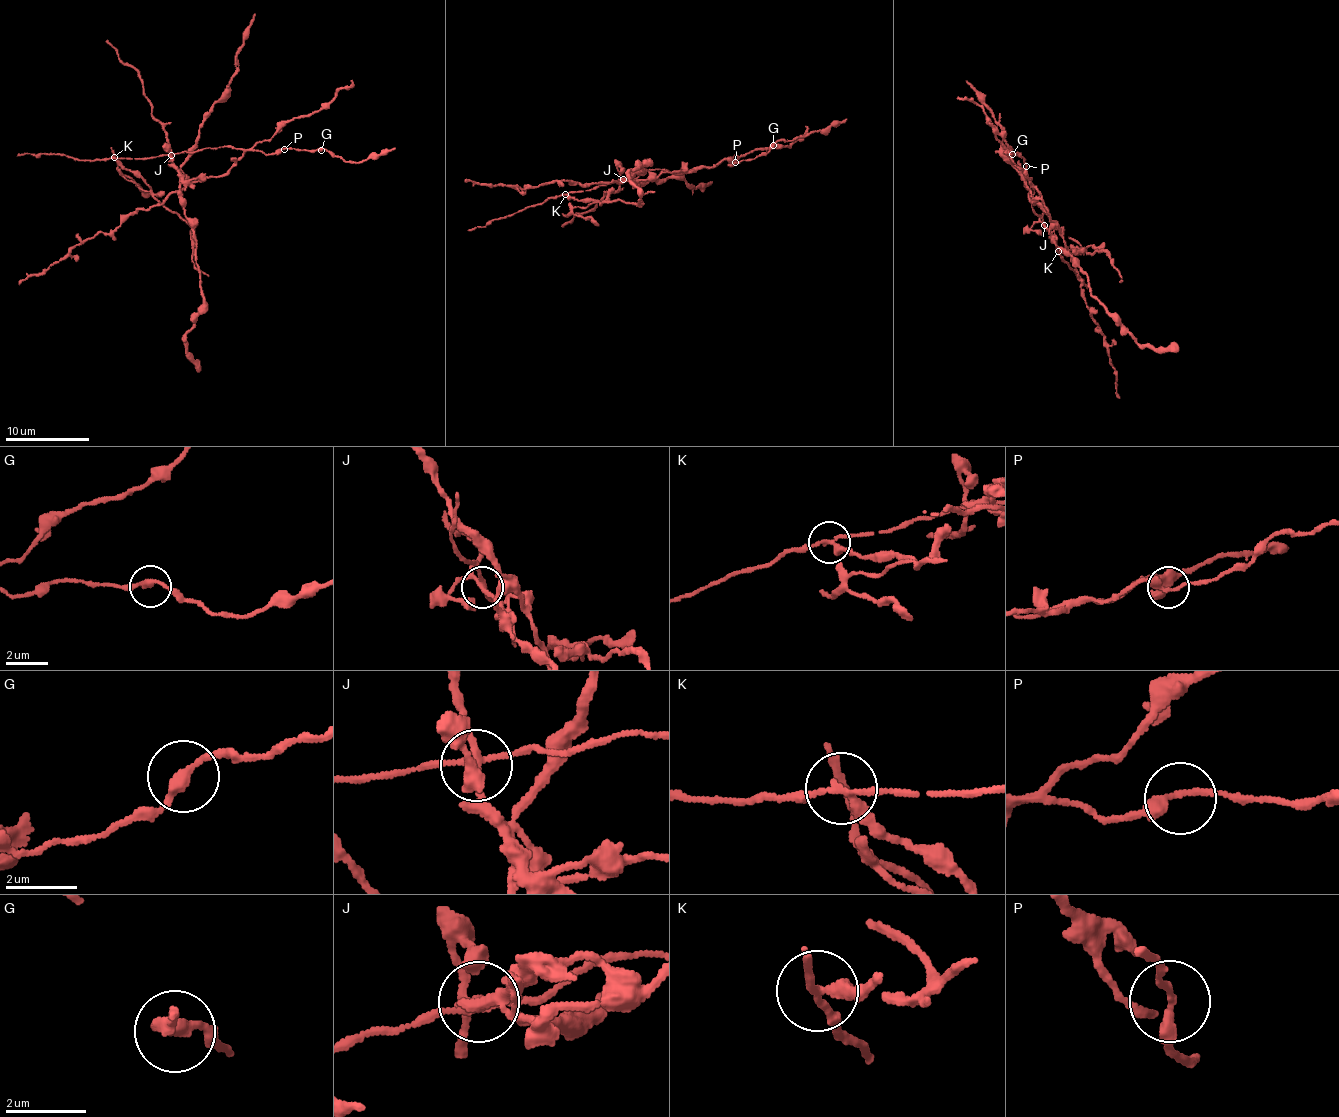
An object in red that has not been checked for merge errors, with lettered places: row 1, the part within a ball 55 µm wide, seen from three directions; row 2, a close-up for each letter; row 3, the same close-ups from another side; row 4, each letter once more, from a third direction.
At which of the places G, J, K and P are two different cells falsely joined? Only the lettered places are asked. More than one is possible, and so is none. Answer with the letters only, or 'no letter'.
J, K

